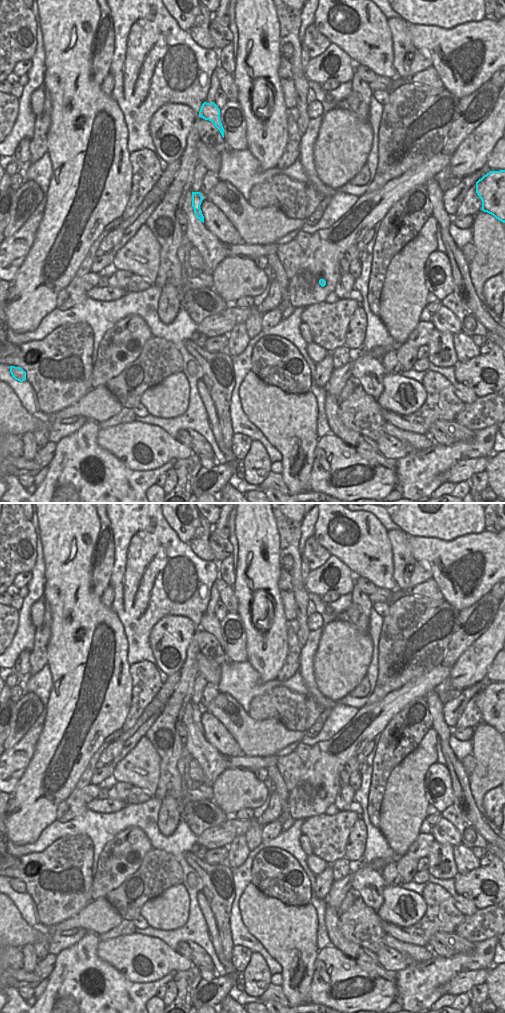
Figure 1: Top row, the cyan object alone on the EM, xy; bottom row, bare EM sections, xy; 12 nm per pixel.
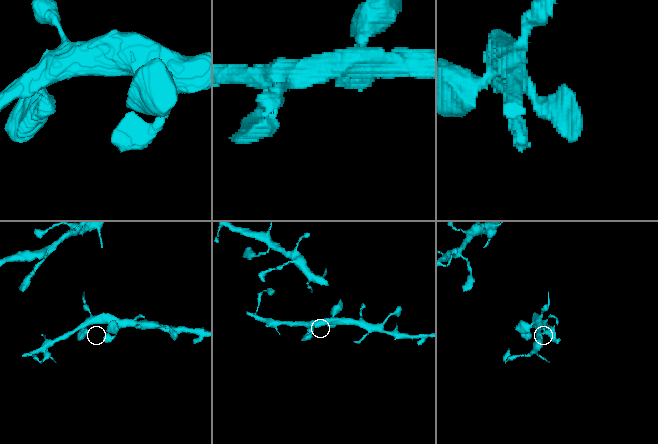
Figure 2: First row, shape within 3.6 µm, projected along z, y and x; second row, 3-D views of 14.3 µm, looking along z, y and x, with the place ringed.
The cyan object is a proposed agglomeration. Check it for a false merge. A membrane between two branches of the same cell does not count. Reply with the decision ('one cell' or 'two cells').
one cell

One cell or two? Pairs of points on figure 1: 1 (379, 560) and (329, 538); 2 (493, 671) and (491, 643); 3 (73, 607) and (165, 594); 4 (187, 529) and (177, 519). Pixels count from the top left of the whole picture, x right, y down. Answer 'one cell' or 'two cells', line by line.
1: one cell
2: two cells
3: two cells
4: one cell

